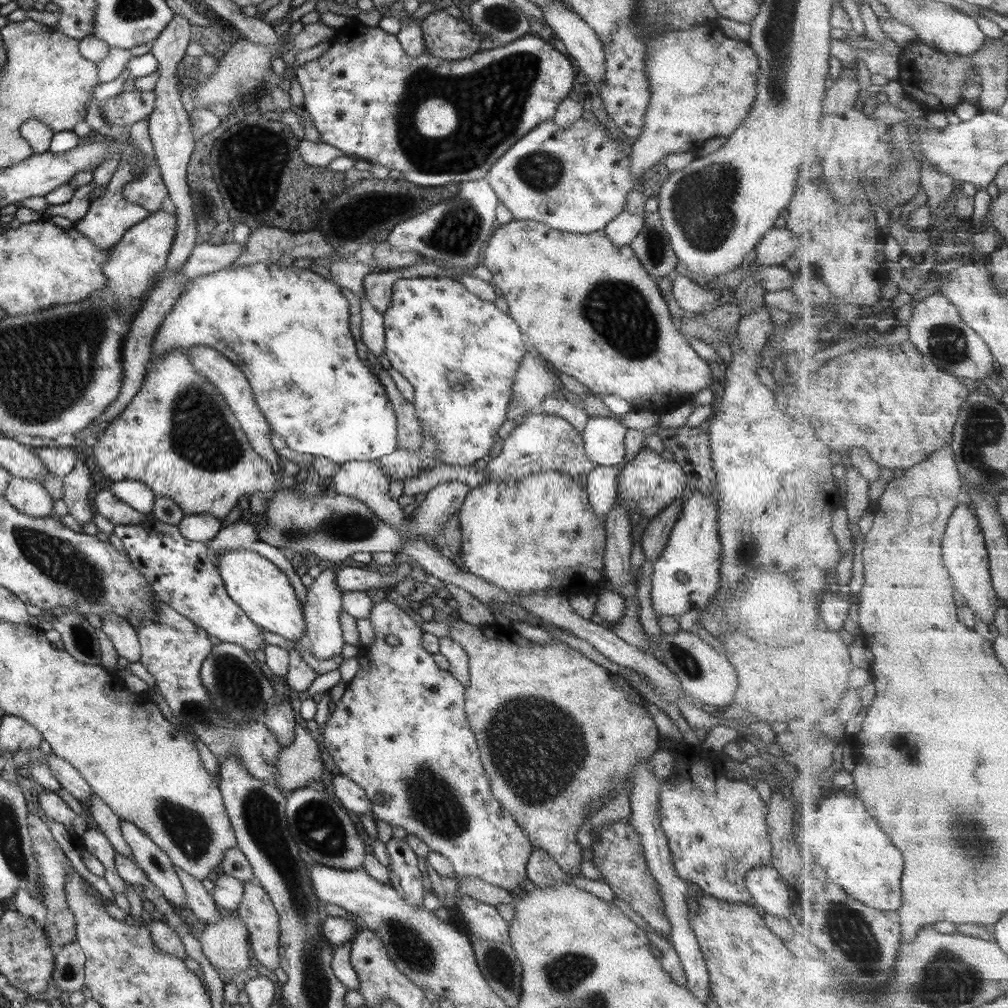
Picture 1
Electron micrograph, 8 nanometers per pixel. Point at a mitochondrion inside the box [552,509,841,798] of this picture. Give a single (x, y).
(686, 662)

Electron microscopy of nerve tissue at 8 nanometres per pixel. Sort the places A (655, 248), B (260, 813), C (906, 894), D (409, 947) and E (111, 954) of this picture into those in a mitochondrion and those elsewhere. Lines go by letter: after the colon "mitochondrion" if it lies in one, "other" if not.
A: mitochondrion
B: mitochondrion
C: other
D: mitochondrion
E: other

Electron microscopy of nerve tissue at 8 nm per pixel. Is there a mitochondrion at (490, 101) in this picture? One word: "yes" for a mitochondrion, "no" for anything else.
yes

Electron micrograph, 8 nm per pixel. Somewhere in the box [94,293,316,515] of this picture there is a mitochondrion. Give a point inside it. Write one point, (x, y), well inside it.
(200, 433)

